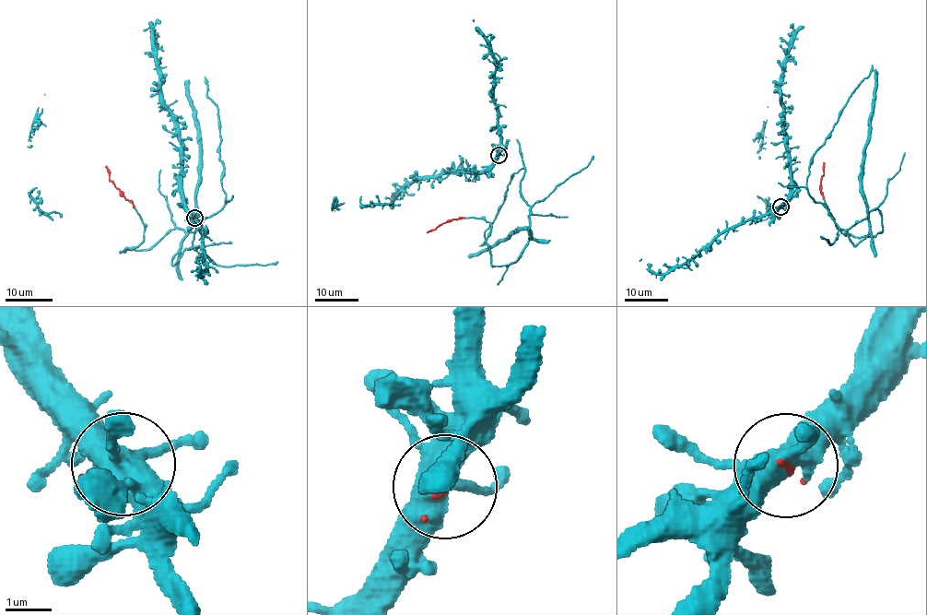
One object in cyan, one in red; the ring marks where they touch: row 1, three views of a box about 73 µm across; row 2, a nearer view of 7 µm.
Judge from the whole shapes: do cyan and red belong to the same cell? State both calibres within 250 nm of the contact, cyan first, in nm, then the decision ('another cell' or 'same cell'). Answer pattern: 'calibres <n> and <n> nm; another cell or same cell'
calibres 480 and 90 nm; same cell

